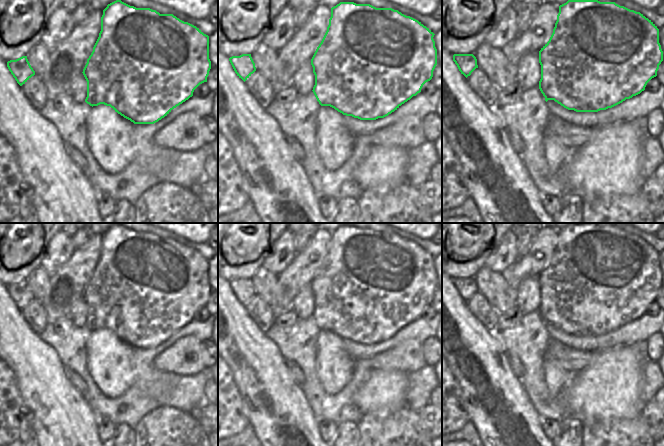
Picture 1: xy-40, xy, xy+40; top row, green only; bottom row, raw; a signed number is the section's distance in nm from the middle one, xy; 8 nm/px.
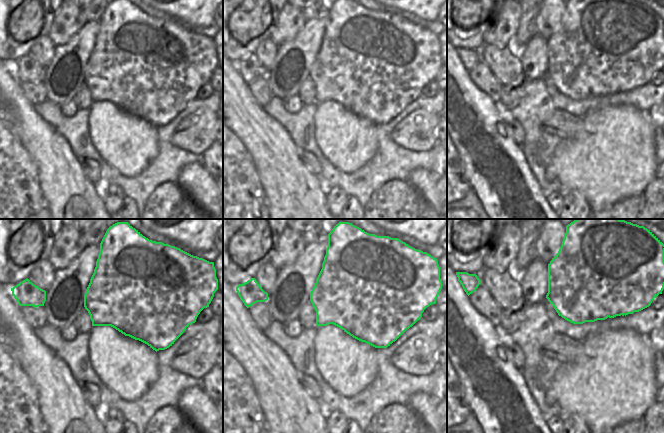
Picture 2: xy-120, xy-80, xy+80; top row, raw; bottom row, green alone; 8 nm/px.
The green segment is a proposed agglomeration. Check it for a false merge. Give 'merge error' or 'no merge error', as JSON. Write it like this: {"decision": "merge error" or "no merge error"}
{"decision": "merge error"}

